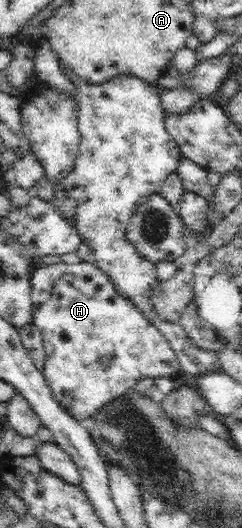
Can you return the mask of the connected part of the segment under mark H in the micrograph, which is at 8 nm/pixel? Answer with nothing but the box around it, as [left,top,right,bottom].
[30,259,181,421]

